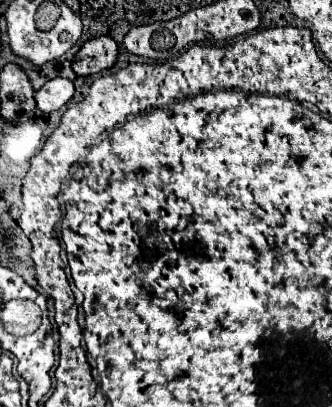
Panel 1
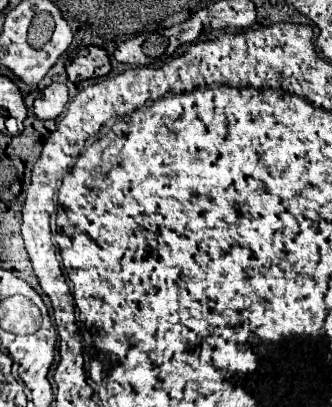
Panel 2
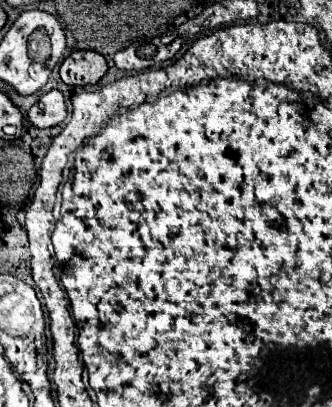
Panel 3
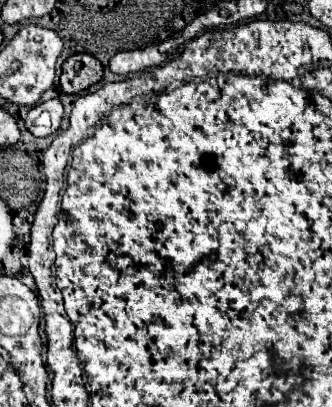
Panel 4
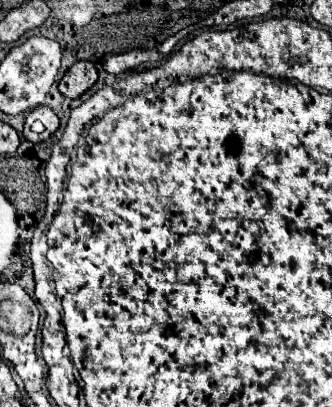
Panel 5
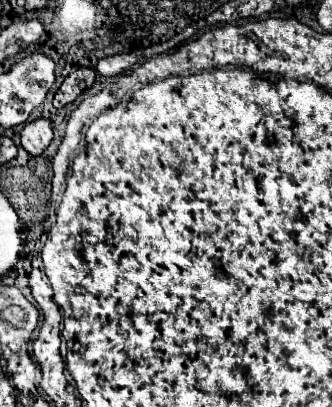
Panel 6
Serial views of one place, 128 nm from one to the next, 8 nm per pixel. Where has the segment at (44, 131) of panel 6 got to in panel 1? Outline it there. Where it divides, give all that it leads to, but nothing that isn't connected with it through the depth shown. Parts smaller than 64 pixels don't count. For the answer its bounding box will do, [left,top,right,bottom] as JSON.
[36,78,74,112]

